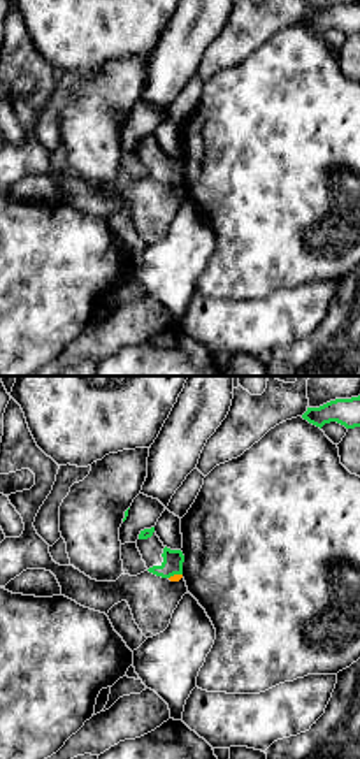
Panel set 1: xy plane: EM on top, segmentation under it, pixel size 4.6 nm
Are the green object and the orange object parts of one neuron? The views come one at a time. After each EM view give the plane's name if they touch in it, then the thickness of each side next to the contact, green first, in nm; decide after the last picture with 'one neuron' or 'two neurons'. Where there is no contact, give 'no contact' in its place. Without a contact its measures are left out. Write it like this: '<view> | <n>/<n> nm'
xy | 100/30 nm

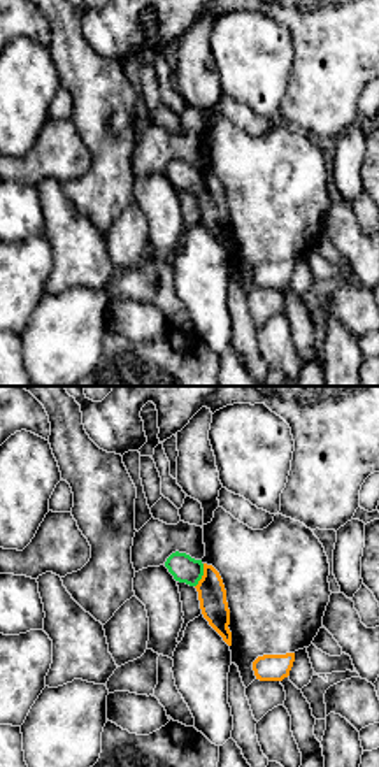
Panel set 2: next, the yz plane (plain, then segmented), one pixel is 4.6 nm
yz | 130/130 nm

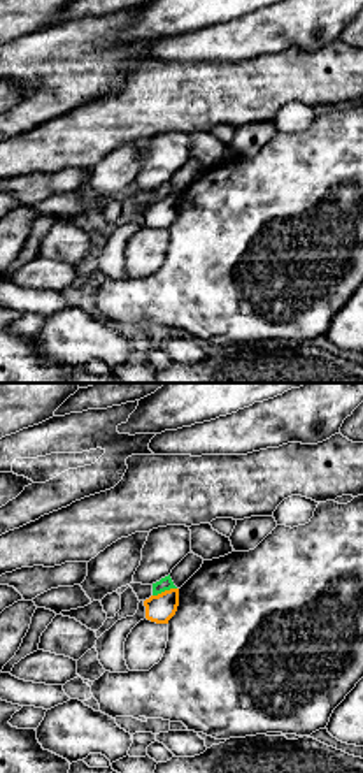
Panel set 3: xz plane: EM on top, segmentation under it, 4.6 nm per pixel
xz | 60/130 nm

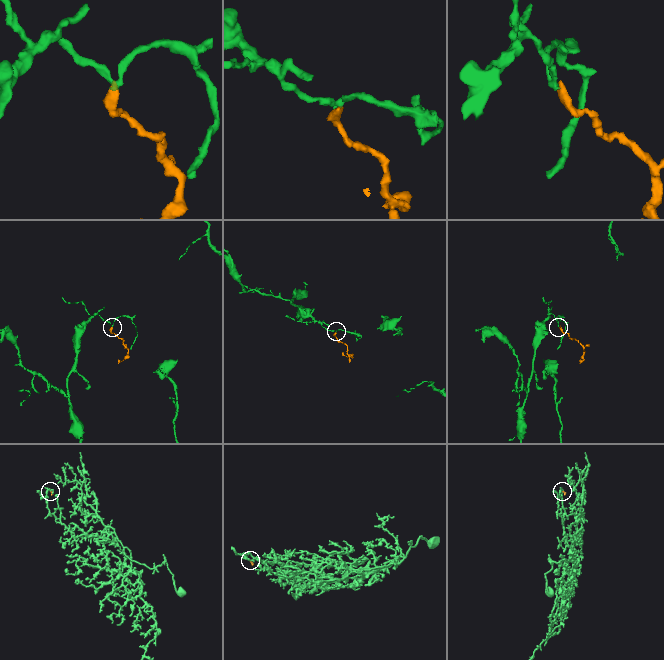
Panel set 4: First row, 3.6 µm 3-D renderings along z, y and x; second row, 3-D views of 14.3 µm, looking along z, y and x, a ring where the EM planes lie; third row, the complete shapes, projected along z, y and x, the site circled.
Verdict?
two neurons

